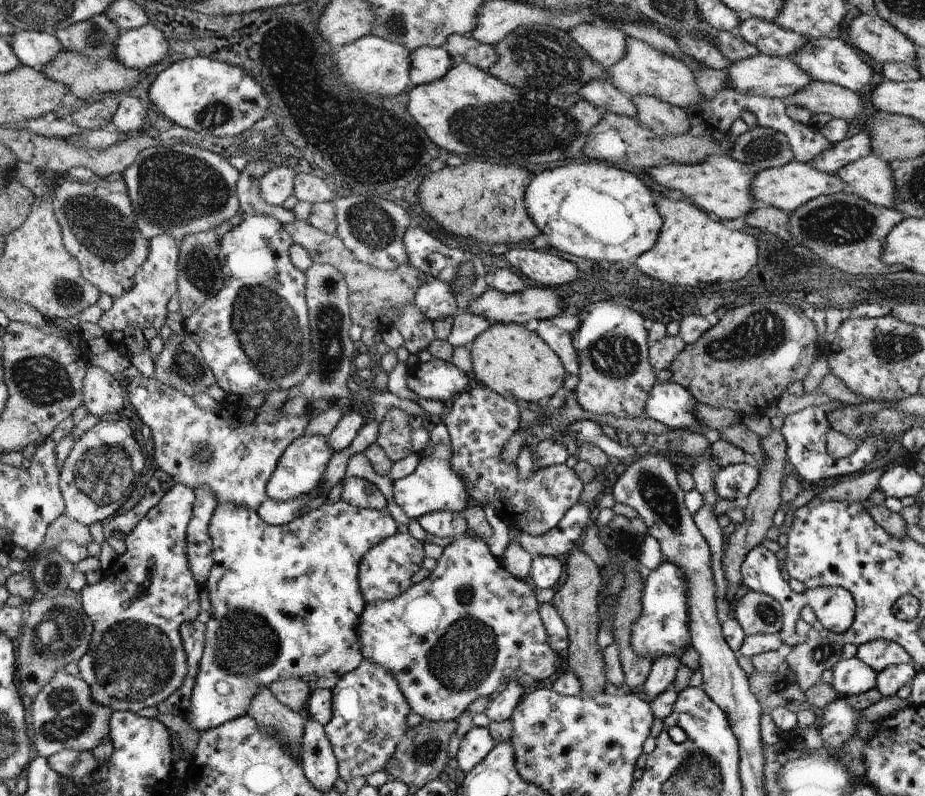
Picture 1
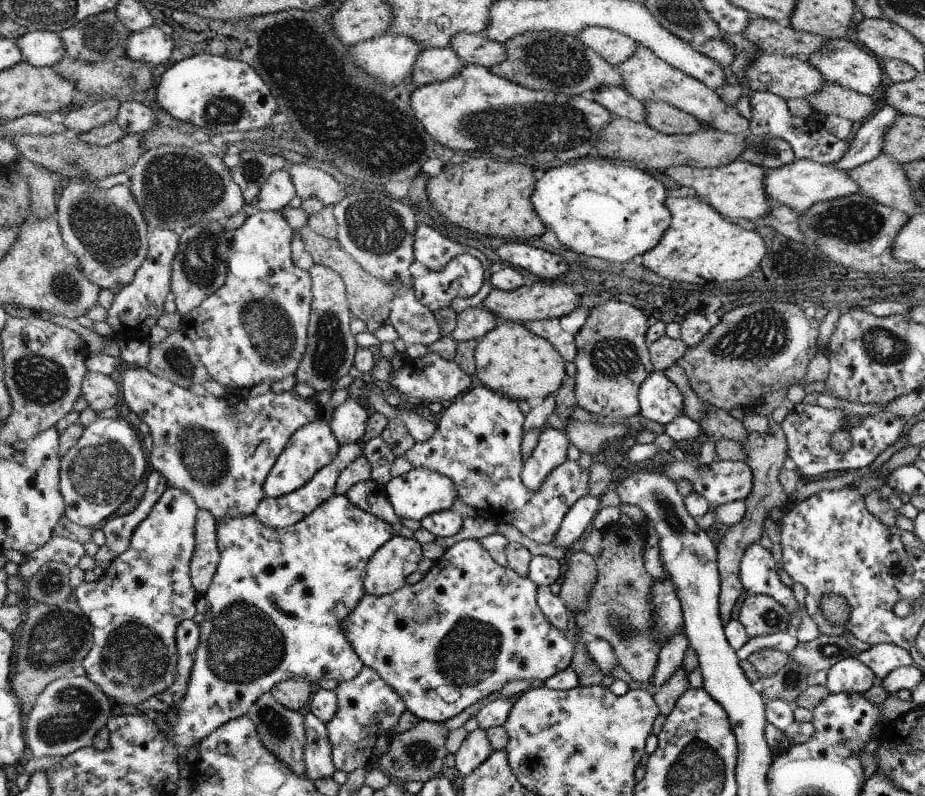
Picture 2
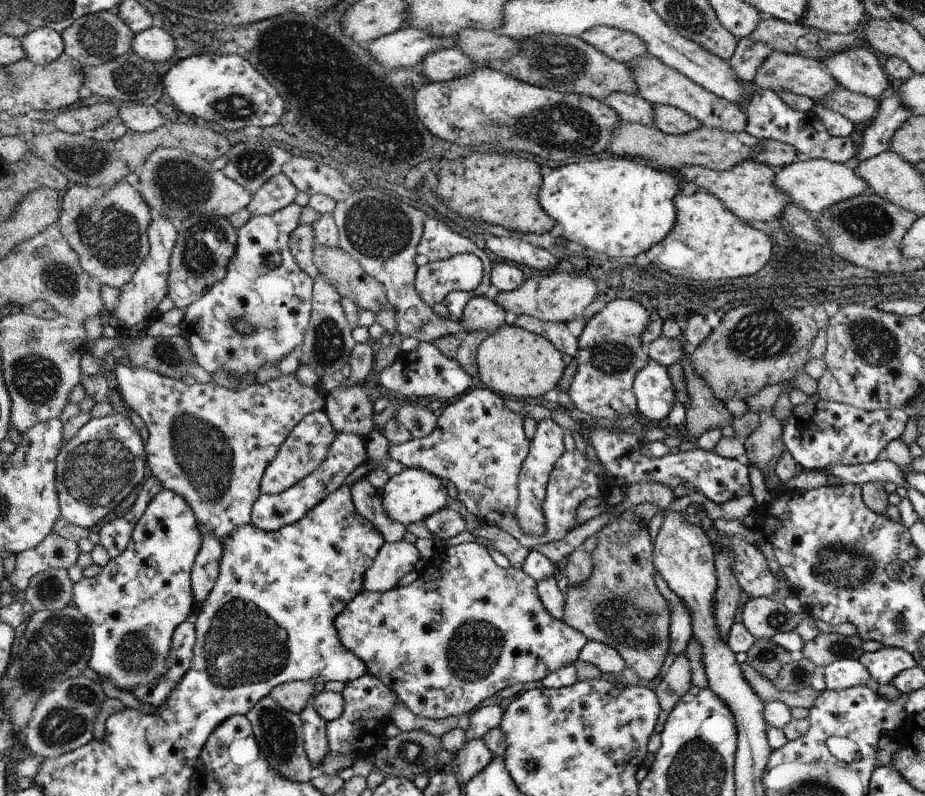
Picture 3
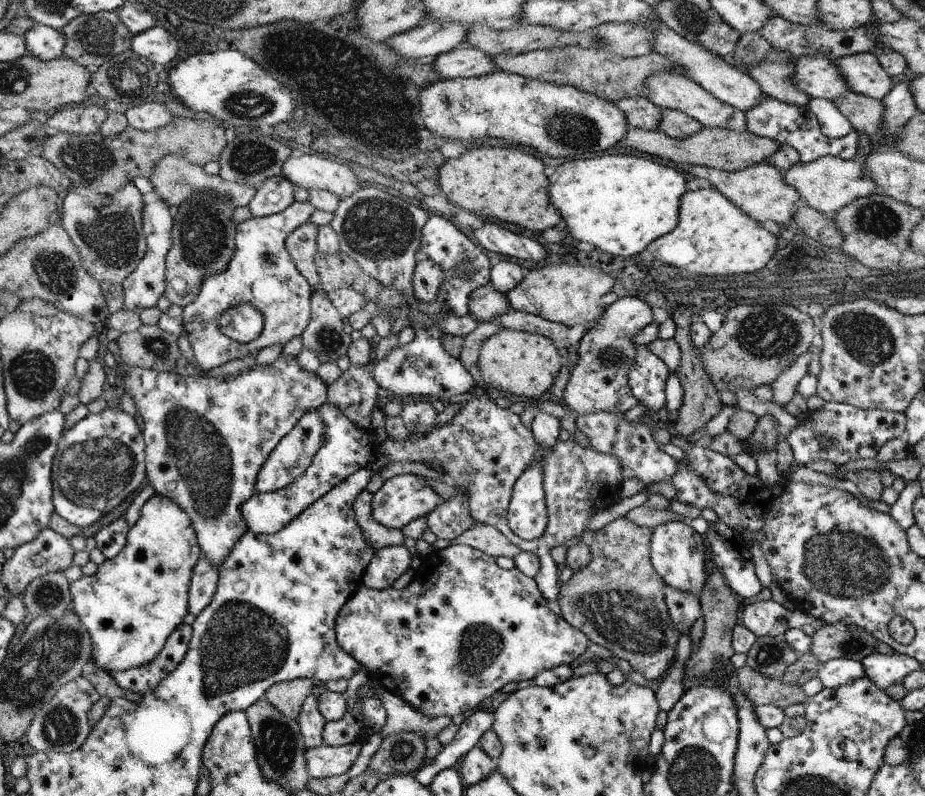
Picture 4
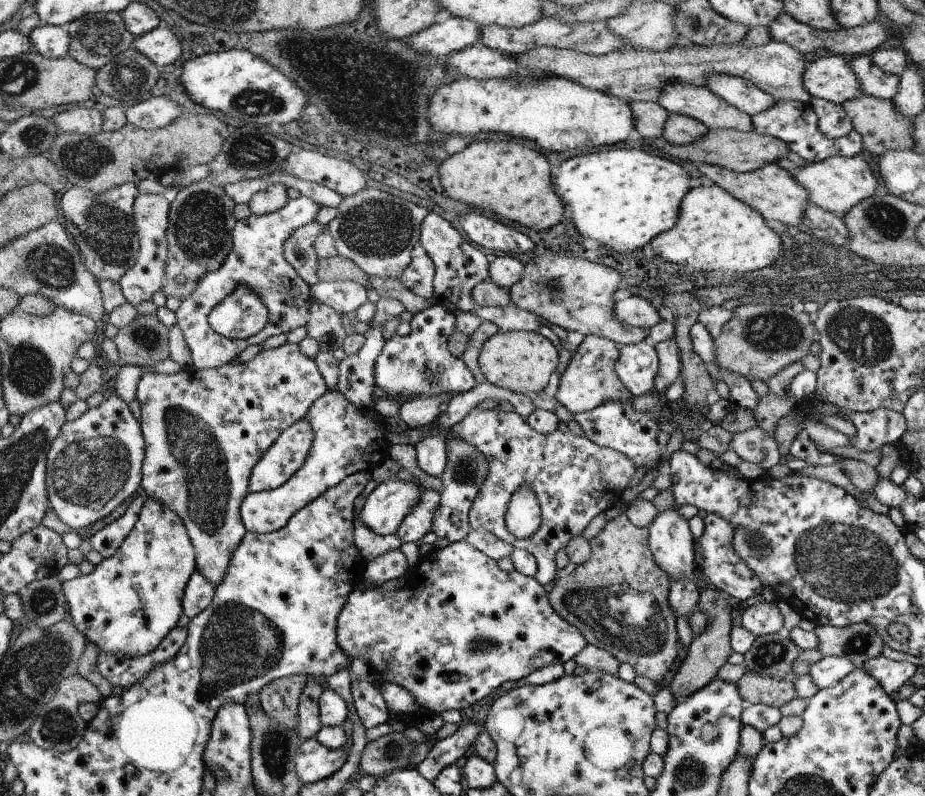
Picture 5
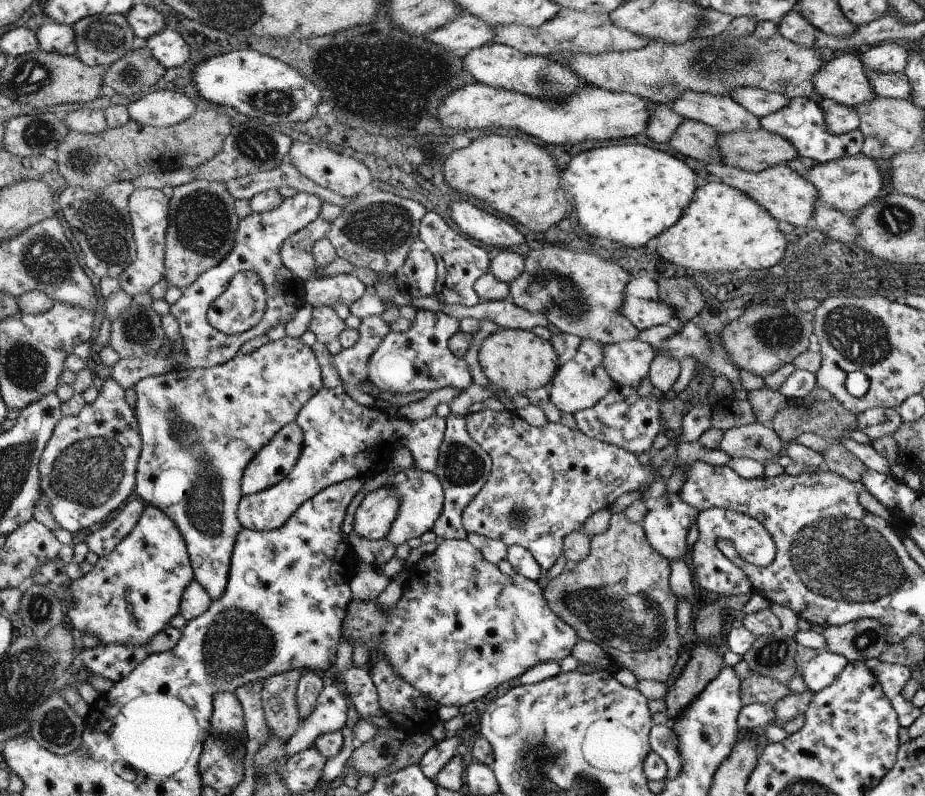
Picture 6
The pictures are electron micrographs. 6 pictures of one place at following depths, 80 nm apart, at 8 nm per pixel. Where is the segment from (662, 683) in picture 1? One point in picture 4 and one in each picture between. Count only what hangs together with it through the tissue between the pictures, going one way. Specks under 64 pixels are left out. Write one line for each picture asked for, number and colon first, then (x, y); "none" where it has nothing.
2: (670, 657)
3: (680, 622)
4: (684, 609)

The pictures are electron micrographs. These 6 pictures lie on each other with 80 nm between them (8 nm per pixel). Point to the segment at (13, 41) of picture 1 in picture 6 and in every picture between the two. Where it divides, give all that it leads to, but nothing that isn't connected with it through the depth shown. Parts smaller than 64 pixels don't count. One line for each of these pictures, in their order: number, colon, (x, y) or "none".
2: (41, 49)
3: (43, 46)
4: (43, 42)
5: (52, 42)
6: (53, 37)

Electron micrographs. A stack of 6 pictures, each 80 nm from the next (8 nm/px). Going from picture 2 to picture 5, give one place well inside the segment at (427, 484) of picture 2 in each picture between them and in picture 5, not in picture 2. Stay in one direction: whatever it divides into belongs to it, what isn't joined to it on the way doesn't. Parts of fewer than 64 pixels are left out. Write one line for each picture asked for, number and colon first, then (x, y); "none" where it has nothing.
3: (411, 496)
4: (404, 498)
5: (390, 502)

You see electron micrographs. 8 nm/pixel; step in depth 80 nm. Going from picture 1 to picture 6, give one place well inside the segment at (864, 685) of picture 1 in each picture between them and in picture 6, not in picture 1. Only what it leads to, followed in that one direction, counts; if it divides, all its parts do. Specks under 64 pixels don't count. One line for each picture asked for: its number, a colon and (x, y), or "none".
2: (849, 675)
3: (845, 673)
4: (833, 674)
5: (829, 671)
6: (821, 671)

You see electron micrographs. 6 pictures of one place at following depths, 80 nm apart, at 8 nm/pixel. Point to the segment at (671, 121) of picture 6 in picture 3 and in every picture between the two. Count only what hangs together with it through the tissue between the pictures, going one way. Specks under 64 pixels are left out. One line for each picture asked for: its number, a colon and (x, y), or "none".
3: (633, 108)
4: (640, 112)
5: (650, 117)

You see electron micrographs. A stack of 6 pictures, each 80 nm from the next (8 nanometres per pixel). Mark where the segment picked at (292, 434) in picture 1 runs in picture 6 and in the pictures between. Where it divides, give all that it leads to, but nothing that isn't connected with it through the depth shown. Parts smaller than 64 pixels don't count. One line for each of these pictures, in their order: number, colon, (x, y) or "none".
2: (221, 450)
3: (211, 443)
4: (208, 439)
5: (206, 430)
6: (201, 427)

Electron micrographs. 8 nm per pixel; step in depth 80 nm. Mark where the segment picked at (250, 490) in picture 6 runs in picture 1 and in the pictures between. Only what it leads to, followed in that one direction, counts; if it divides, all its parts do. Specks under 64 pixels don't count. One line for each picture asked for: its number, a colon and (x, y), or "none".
1: (300, 471)
2: (314, 446)
3: (306, 448)
4: (294, 454)
5: (284, 459)

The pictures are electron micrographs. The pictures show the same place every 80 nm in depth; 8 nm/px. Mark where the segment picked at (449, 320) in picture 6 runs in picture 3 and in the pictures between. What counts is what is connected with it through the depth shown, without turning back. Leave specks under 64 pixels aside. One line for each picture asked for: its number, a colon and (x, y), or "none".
3: (424, 373)
4: (423, 367)
5: (420, 364)

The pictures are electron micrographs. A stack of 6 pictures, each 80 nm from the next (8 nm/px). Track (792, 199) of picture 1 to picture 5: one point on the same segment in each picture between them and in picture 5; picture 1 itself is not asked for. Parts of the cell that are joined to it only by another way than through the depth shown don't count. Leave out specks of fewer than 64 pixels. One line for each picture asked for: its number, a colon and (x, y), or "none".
2: (798, 185)
3: (813, 185)
4: (826, 184)
5: (836, 184)

